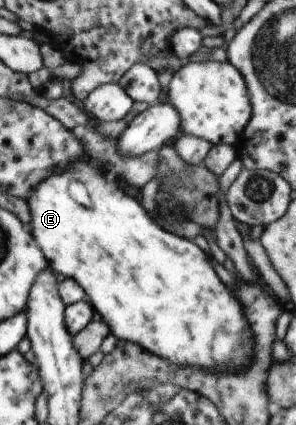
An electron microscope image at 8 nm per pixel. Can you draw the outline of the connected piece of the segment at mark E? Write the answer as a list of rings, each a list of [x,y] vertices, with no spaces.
[[[80,160],[64,170],[54,170],[52,176],[46,176],[31,197],[26,198],[30,214],[28,229],[47,260],[47,268],[58,277],[75,280],[82,287],[95,316],[108,324],[108,330],[117,339],[139,343],[151,355],[180,366],[196,364],[200,368],[226,372],[248,364],[250,352],[255,353],[255,339],[248,328],[243,306],[228,294],[212,266],[208,270],[204,252],[191,240],[172,236],[156,226],[140,203],[132,200],[131,195],[108,176],[86,160]]]

